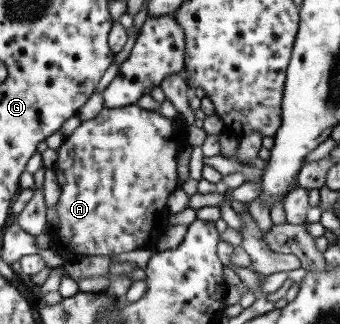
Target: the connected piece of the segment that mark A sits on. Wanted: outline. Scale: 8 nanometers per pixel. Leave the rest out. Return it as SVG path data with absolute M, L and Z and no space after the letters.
M135 104L118 108L103 108L98 115L93 119L80 123L79 127L76 127L72 131L71 135L64 137L62 144L56 150L57 158L55 159L54 166L52 167L55 173L57 184L60 189L60 197L55 205L56 215L58 217L58 223L56 225L55 233L60 243L66 247L66 251L70 253L69 261L76 259L74 256L79 255L118 255L119 253L126 253L127 251L134 251L140 248L148 248L148 243L152 243L152 239L159 239L162 233L169 226L166 223L166 219L169 217L168 209L166 206L166 198L172 194L172 192L180 187L179 181L176 177L176 156L177 151L180 149L186 149L189 146L187 143L187 137L185 132L178 128L175 128L175 124L179 123L179 117L176 121L166 119L162 117L159 112L152 110L140 109Z

